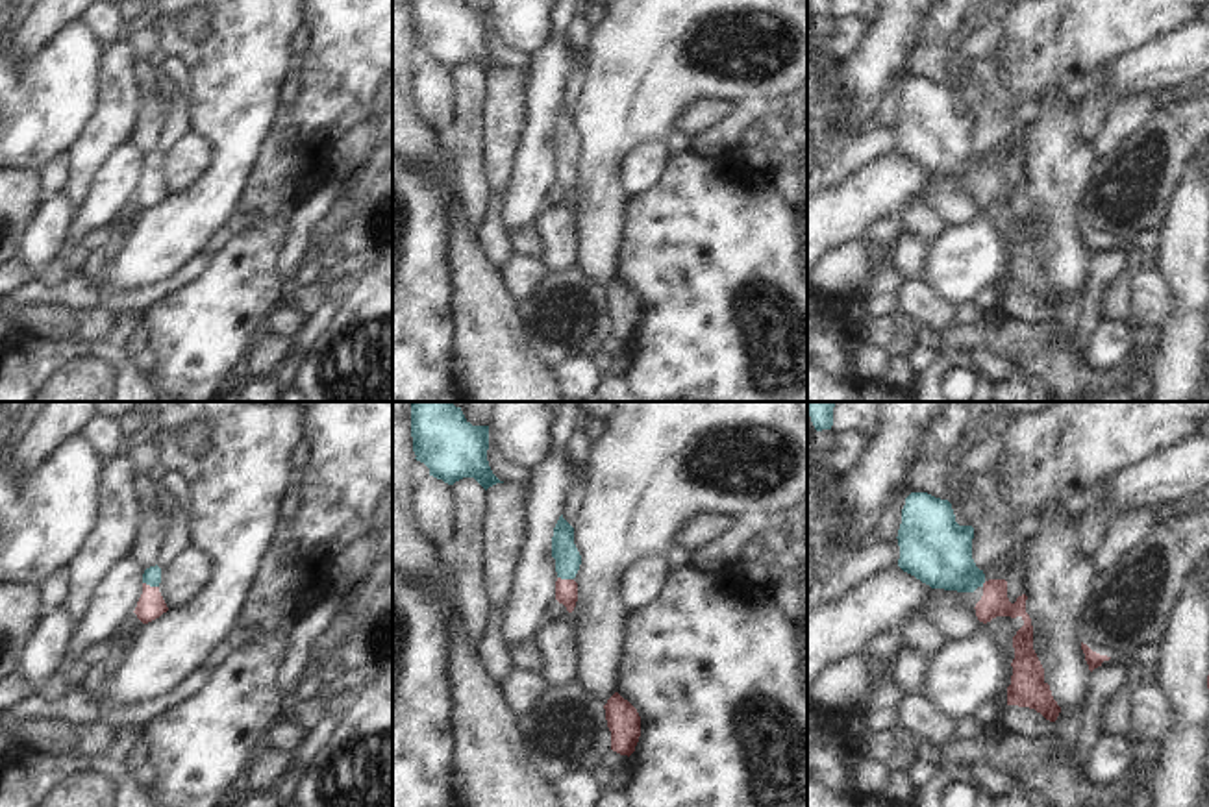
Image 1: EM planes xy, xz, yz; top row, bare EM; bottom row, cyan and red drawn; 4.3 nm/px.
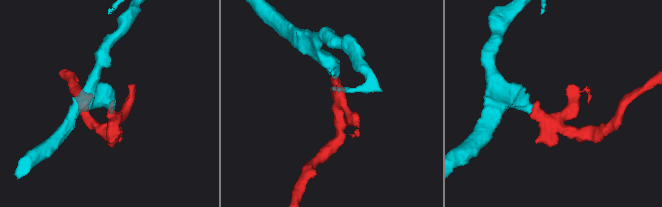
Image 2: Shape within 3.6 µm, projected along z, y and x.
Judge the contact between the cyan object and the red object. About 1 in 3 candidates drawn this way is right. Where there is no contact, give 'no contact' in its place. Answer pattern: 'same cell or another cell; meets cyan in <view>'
same cell; meets cyan in xy

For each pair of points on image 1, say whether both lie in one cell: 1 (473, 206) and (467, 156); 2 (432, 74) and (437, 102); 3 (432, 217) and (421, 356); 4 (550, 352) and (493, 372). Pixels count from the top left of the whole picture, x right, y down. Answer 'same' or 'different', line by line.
1: same
2: same
3: same
4: different

